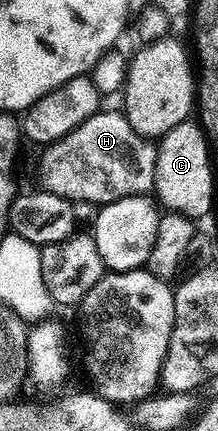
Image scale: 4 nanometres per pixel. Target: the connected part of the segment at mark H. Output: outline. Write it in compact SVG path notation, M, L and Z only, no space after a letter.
M105 112L91 115L91 119L75 127L75 131L40 150L37 173L41 176L42 190L74 203L86 201L92 207L100 207L124 197L139 197L152 190L157 145L152 140L140 137L131 123L127 123L124 112Z

